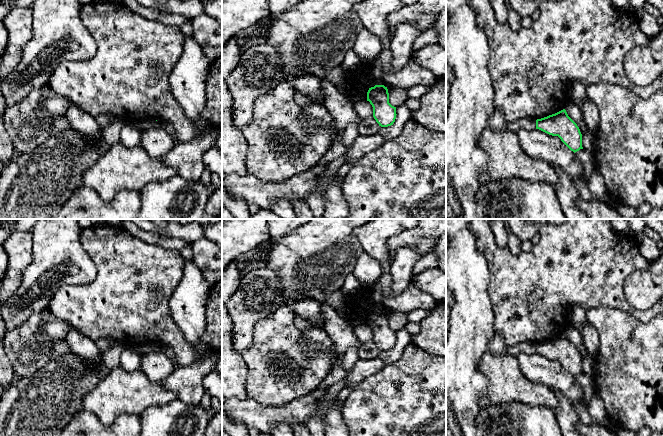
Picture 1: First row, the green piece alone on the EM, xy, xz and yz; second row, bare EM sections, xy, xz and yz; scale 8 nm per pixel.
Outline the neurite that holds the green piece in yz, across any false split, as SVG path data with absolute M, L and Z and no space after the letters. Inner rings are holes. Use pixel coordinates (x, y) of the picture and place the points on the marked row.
M565 109L547 117L537 119L536 129L552 136L558 136L574 153L583 149L580 129L568 116Z

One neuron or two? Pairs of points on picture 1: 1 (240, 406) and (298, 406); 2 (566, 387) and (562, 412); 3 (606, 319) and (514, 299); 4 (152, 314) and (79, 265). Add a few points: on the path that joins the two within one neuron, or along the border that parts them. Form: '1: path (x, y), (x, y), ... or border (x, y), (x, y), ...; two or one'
1: path (254, 414), (284, 414); one
2: border (554, 389), (561, 392), (573, 405); two
3: border (609, 307), (592, 307), (586, 311); two
4: border (87, 254), (96, 276), (73, 285); two

